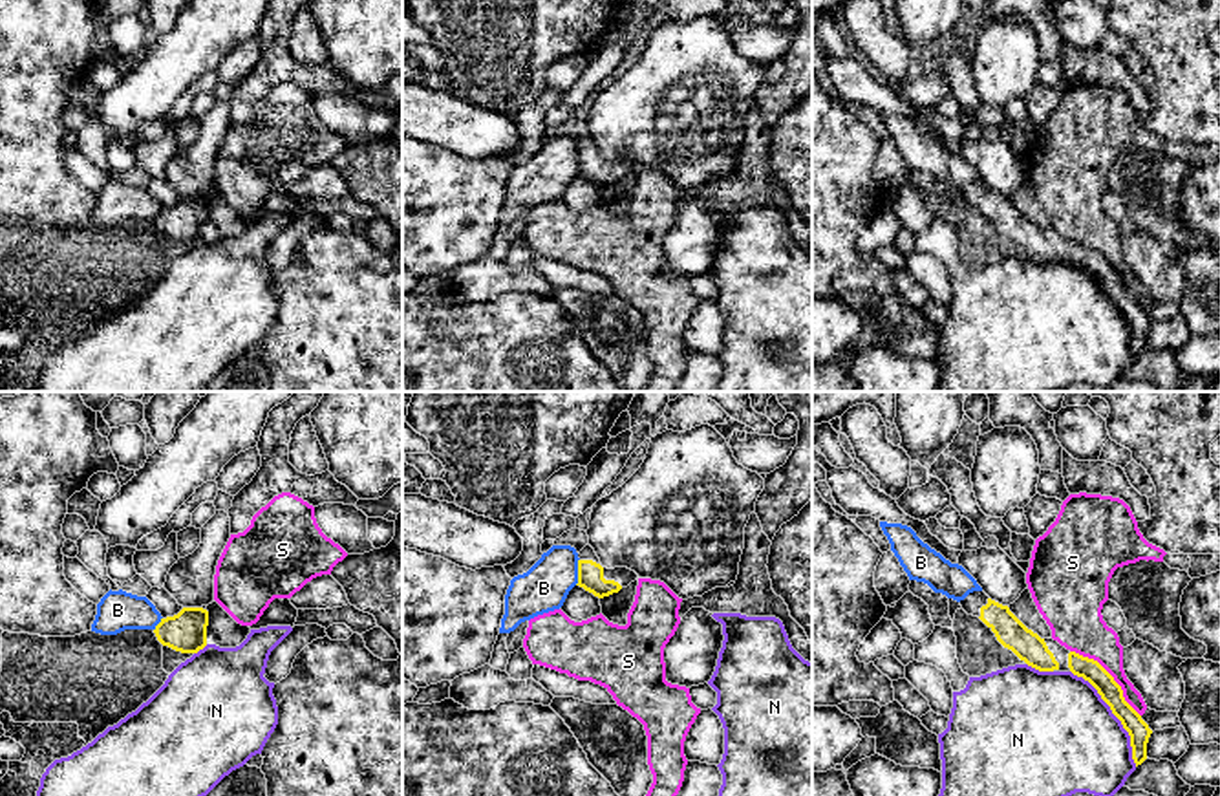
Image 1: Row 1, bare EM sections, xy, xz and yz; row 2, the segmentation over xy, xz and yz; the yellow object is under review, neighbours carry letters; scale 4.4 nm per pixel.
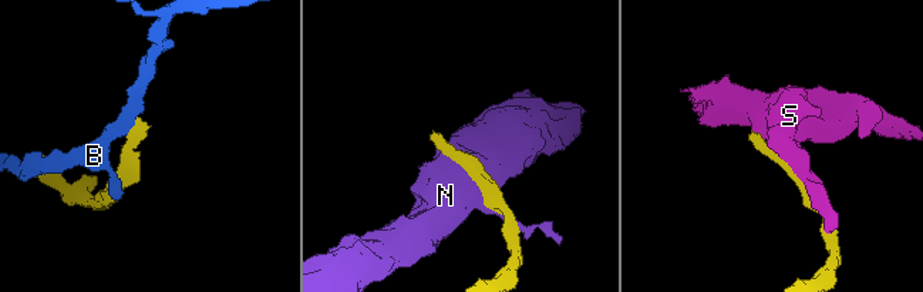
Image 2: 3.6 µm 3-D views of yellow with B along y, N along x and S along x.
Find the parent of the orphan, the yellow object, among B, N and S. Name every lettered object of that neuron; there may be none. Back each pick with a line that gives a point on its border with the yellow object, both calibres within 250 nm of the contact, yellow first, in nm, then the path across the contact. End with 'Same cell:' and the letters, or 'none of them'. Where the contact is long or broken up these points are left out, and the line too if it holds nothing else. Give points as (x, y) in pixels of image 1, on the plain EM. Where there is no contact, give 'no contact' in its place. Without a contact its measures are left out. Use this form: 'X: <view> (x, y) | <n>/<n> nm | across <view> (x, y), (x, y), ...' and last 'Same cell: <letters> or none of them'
Same cell: none of them

